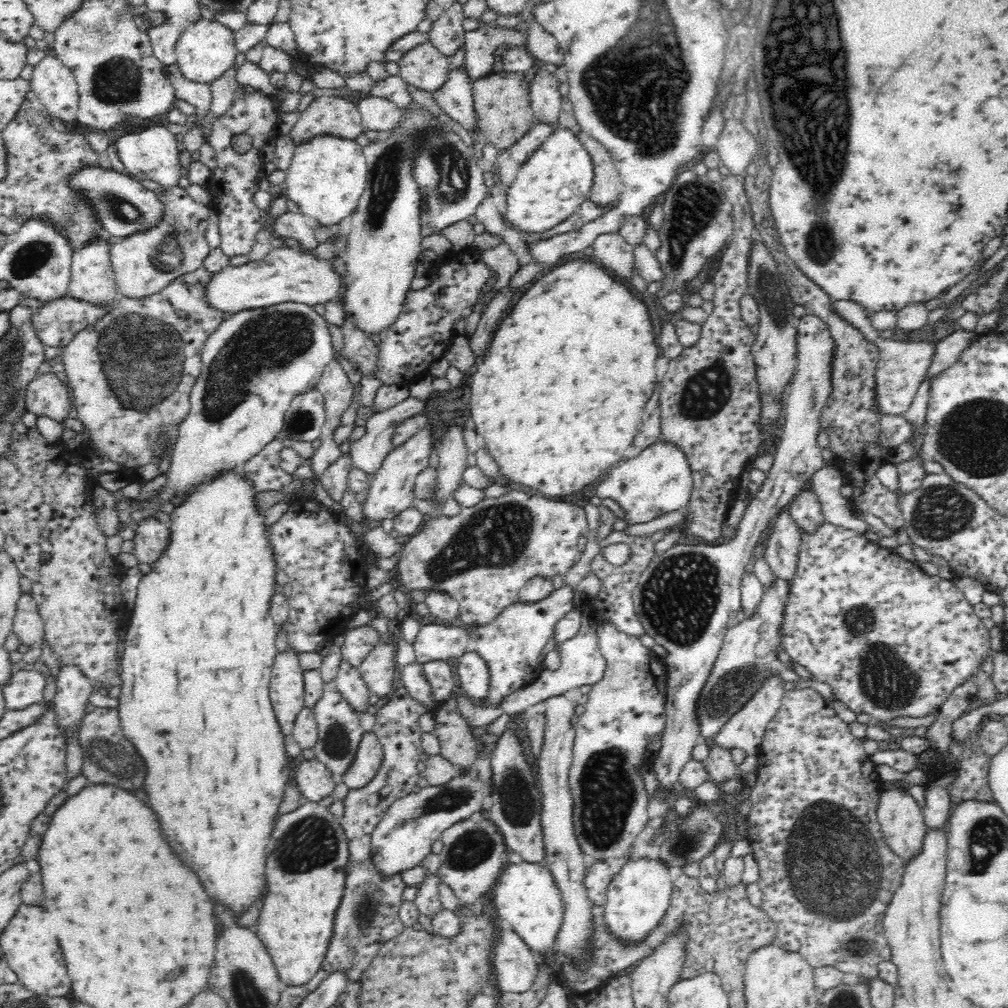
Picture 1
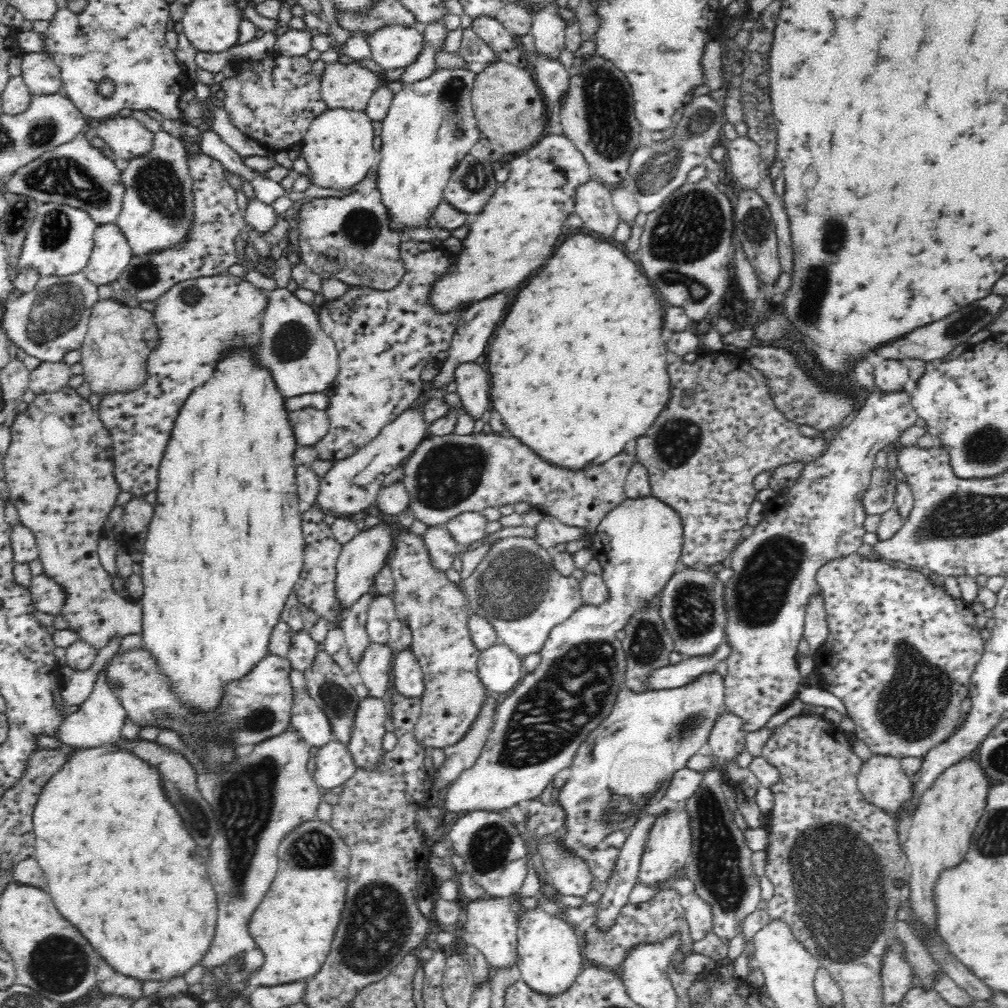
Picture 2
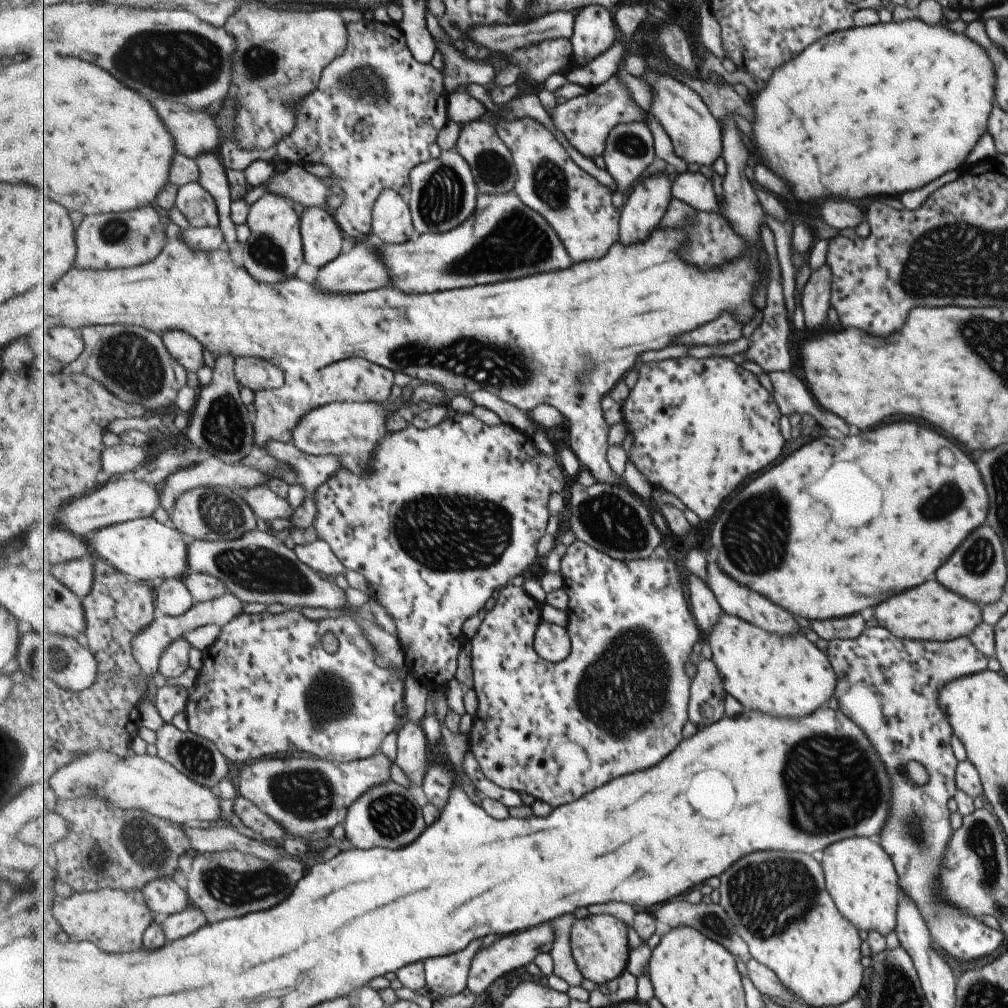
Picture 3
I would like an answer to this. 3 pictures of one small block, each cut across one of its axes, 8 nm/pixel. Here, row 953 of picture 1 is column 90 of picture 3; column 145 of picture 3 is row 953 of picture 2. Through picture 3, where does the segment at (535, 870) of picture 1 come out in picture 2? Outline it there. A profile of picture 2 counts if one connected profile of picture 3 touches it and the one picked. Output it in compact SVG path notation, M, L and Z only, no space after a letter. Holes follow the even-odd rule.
M539 905L538 908L532 908L532 910L526 909L520 922L516 922L518 929L517 965L521 972L521 978L530 988L542 994L560 994L574 982L576 974L586 965L583 950L580 950L580 944L578 944L578 934L573 927L571 923L563 919L560 911L557 911L555 915L548 914Z

